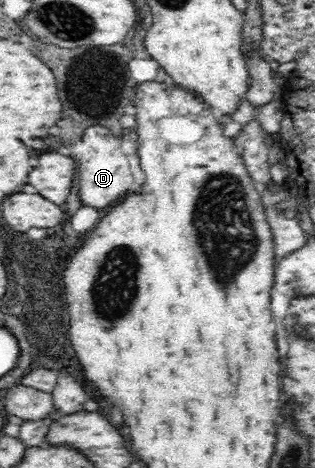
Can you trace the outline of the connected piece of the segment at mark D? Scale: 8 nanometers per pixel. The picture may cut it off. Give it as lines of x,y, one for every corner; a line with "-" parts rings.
105,124
87,126
81,144
77,144
77,162
79,162
79,184
81,184
81,200
95,208
107,208
113,202
121,200
133,184
129,160
123,154
117,136

